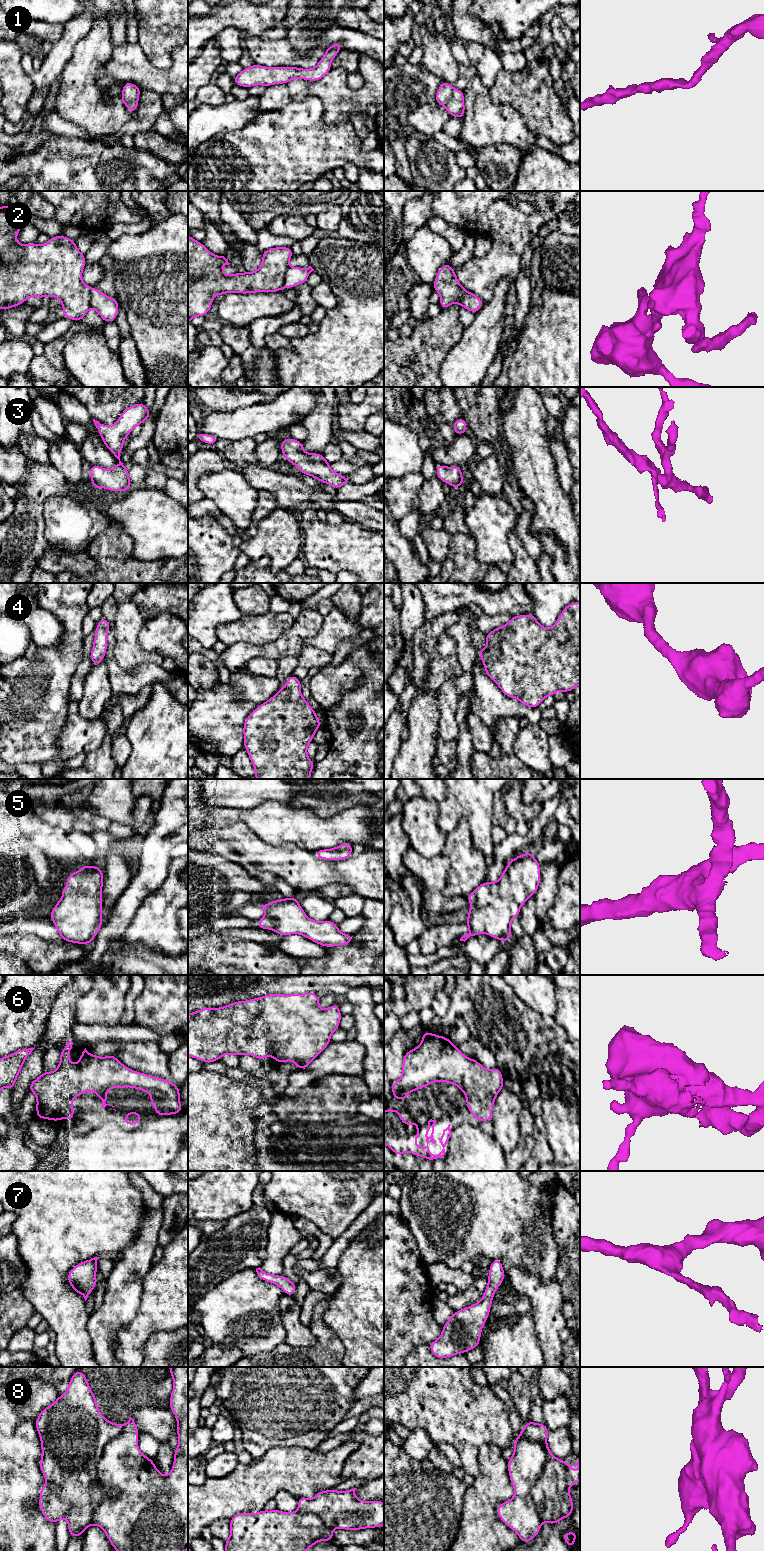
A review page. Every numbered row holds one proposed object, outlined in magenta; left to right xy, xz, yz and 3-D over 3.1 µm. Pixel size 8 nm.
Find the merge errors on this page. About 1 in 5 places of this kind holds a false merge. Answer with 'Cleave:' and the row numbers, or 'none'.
Cleave: 2, 8

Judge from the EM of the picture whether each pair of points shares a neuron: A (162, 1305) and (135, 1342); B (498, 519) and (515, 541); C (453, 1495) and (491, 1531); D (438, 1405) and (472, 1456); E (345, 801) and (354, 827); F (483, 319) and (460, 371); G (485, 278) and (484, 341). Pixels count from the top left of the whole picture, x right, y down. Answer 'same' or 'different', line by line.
A: same
B: different
C: different
D: same
E: different
F: same
G: different

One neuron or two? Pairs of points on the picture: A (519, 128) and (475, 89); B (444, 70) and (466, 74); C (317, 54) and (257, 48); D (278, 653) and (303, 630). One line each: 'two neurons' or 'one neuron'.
A: one neuron
B: two neurons
C: one neuron
D: one neuron

